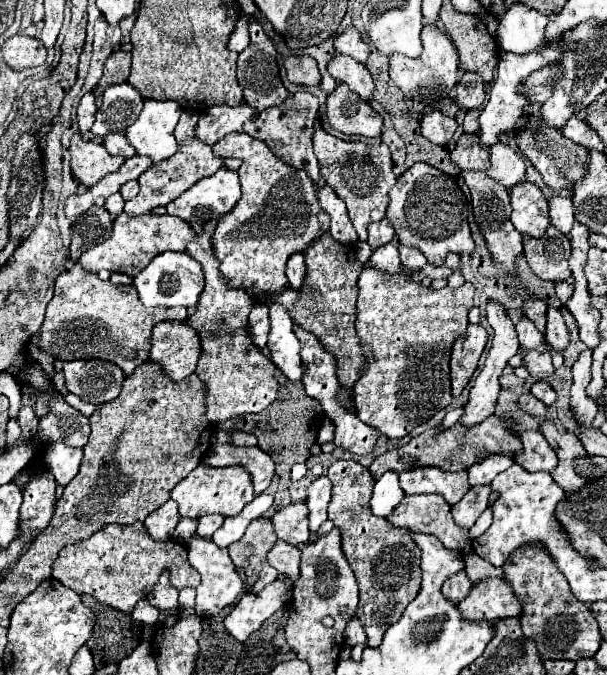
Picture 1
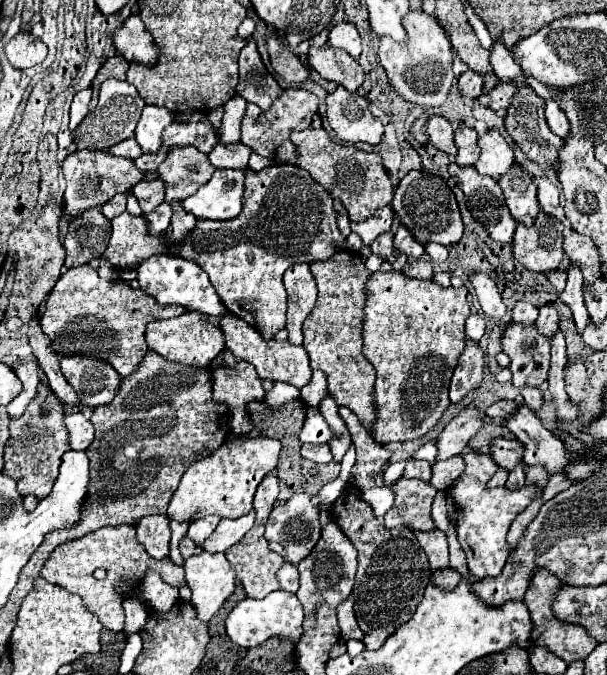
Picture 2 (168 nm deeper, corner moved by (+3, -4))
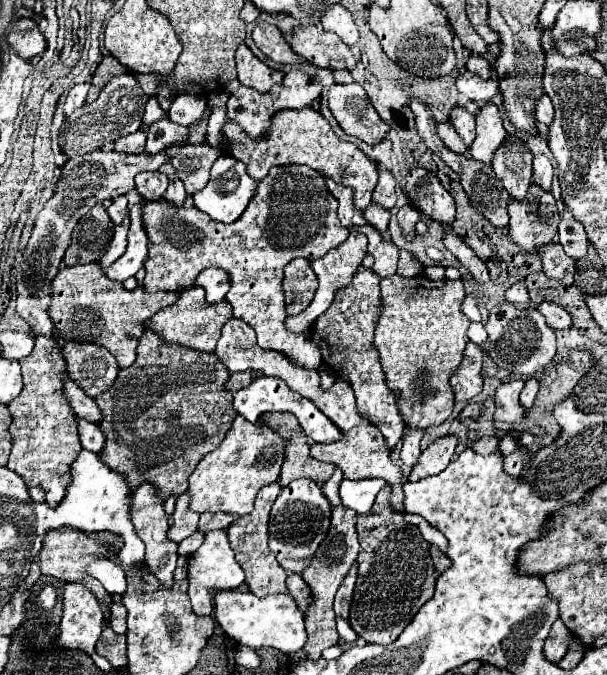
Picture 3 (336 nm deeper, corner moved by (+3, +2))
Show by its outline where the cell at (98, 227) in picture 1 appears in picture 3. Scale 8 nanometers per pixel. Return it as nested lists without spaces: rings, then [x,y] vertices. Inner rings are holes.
[[[102,203],[94,205],[86,217],[78,221],[72,233],[72,243],[66,249],[66,265],[84,265],[96,263],[108,249],[108,243],[114,235],[114,223],[108,217]]]

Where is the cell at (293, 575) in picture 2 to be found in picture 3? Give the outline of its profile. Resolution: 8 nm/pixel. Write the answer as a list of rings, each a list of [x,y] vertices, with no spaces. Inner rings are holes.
[[[288,575],[288,591],[290,591],[290,595],[294,597],[294,601],[296,601],[296,605],[298,605],[298,609],[302,611],[302,613],[306,613],[306,607],[310,607],[310,603],[312,603],[312,595],[310,595],[310,587],[304,583],[304,579],[300,577],[300,575]]]

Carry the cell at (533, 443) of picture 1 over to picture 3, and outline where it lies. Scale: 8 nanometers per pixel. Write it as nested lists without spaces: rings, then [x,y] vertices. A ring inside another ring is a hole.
[[[480,437],[478,441],[474,441],[470,445],[472,451],[482,453],[482,455],[490,455],[490,453],[498,453],[498,437]]]

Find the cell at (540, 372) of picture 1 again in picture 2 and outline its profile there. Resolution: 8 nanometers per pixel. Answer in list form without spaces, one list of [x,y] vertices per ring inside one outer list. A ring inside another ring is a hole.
[[[508,323],[502,335],[502,351],[512,359],[512,383],[516,387],[540,387],[548,377],[550,339],[540,335],[534,325],[522,327]]]

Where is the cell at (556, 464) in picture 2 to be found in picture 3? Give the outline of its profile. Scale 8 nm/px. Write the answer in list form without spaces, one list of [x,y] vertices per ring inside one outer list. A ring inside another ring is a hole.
[[[512,379],[508,383],[502,383],[496,393],[494,393],[494,401],[496,401],[496,411],[494,411],[494,421],[506,421],[506,423],[518,423],[524,419],[526,411],[522,409],[518,397],[520,391],[524,387],[522,379]]]

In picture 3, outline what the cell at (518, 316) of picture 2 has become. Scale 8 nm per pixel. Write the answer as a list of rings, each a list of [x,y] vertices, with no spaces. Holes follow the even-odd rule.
[[[516,281],[508,291],[506,291],[506,301],[510,303],[516,303],[516,305],[522,305],[526,303],[530,297],[528,297],[528,291],[526,291],[526,285],[522,281]]]

